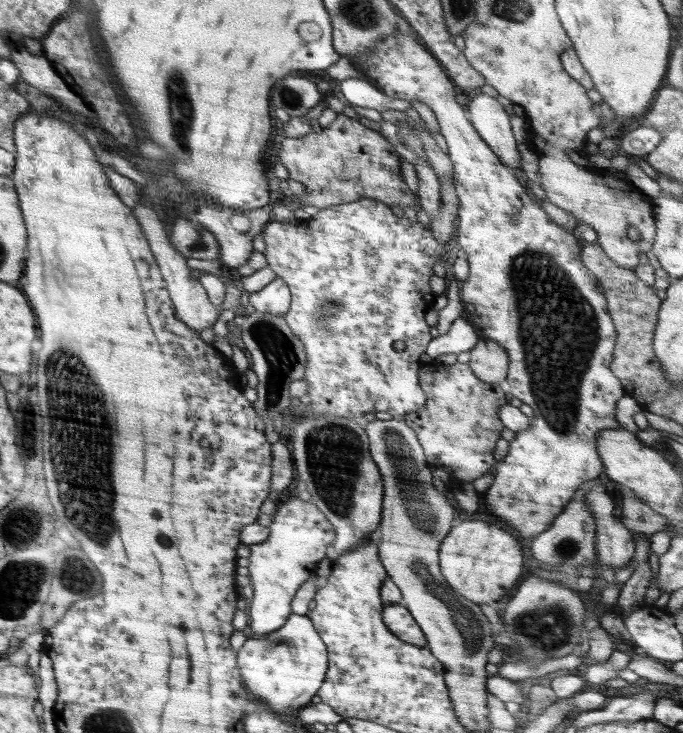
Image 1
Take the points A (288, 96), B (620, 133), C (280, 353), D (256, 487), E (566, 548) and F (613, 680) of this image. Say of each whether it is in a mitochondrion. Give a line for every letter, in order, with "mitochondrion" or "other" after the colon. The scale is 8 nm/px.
A: mitochondrion
B: other
C: mitochondrion
D: other
E: mitochondrion
F: other

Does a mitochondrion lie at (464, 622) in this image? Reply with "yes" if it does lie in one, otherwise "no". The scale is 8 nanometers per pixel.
yes

